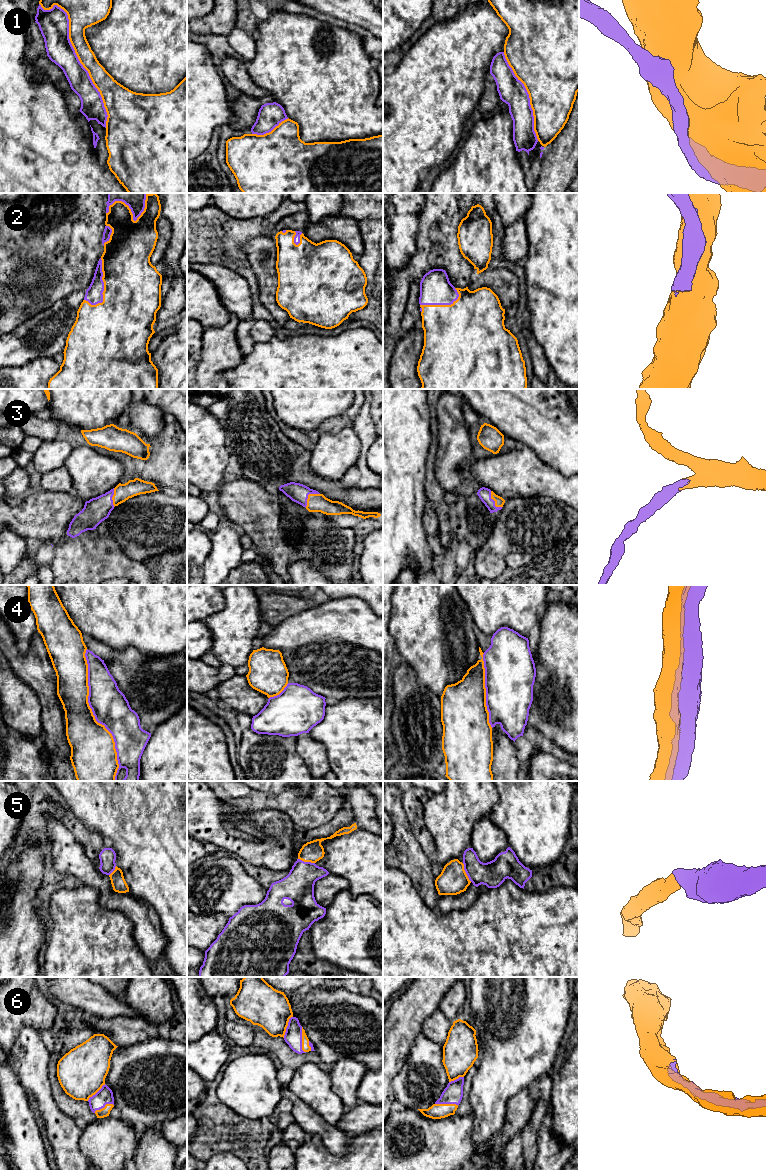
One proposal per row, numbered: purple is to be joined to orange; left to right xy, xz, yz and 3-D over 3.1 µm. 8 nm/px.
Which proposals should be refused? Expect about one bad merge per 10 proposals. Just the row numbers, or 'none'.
1

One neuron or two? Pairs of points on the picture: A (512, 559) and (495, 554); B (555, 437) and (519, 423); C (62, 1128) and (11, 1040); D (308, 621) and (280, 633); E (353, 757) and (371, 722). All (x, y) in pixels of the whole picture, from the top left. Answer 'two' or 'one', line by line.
A: two
B: one
C: two
D: one
E: one

